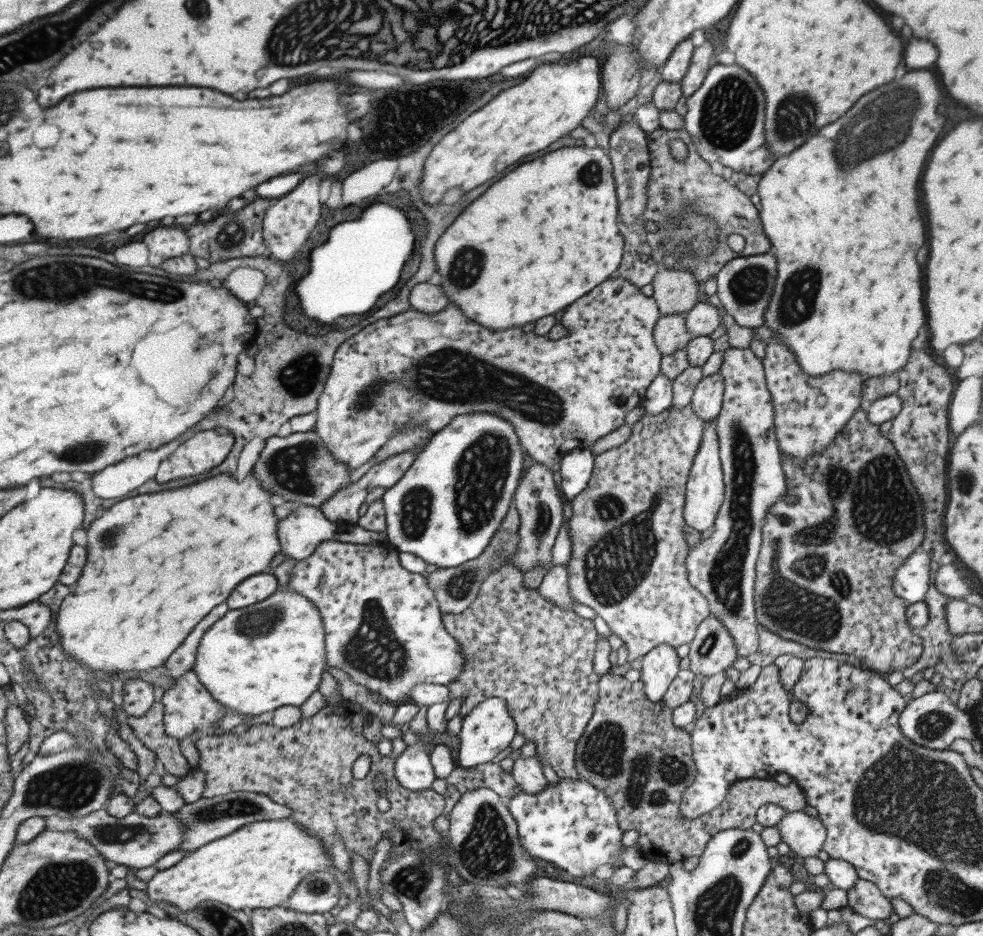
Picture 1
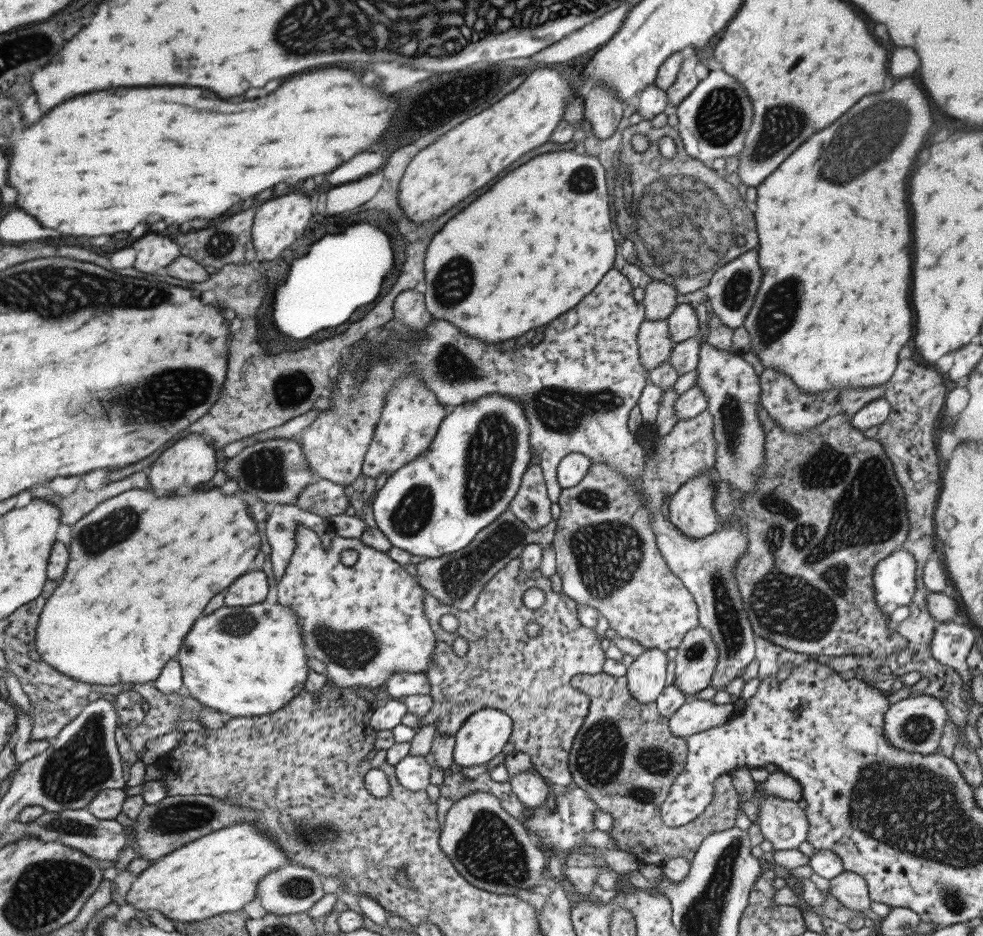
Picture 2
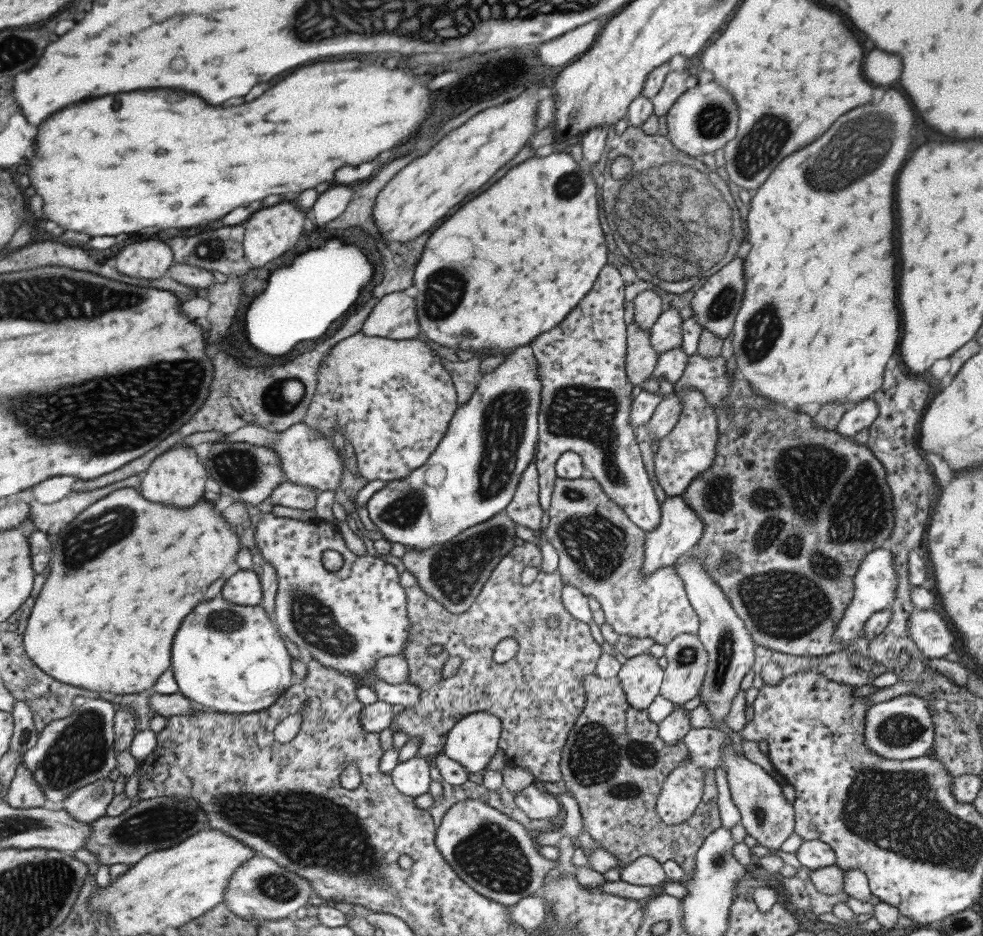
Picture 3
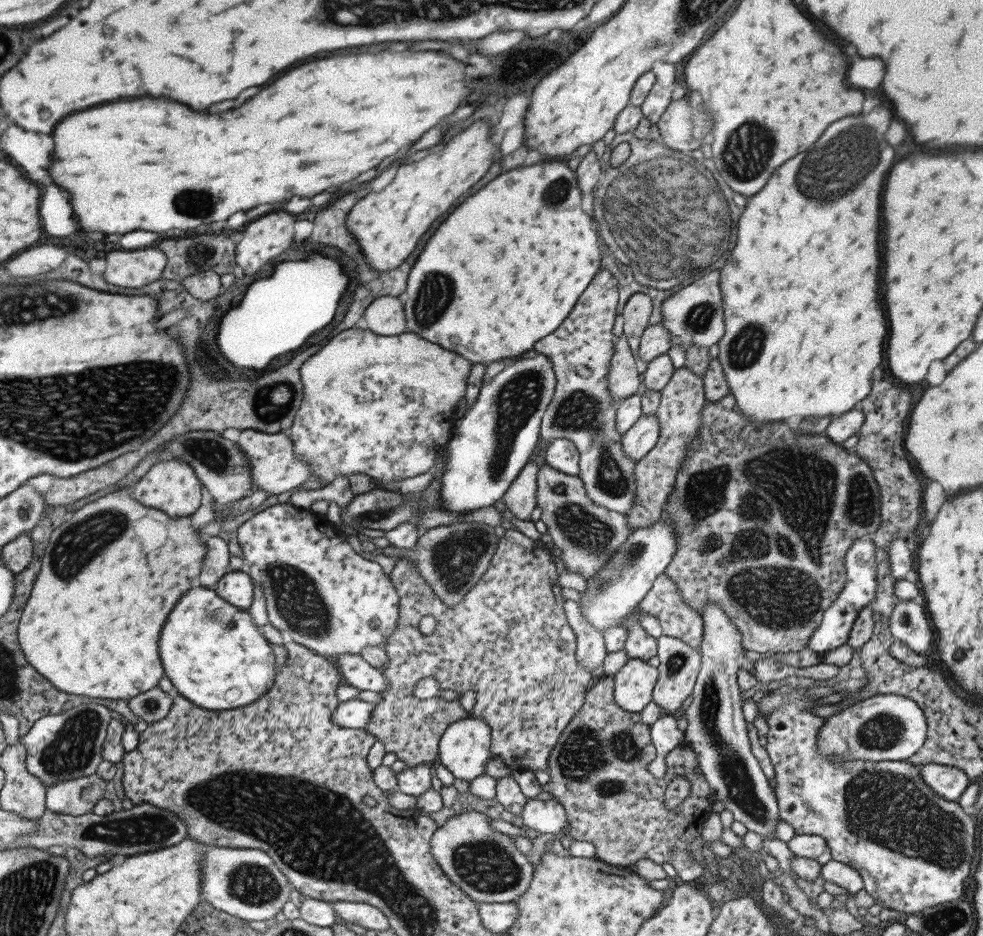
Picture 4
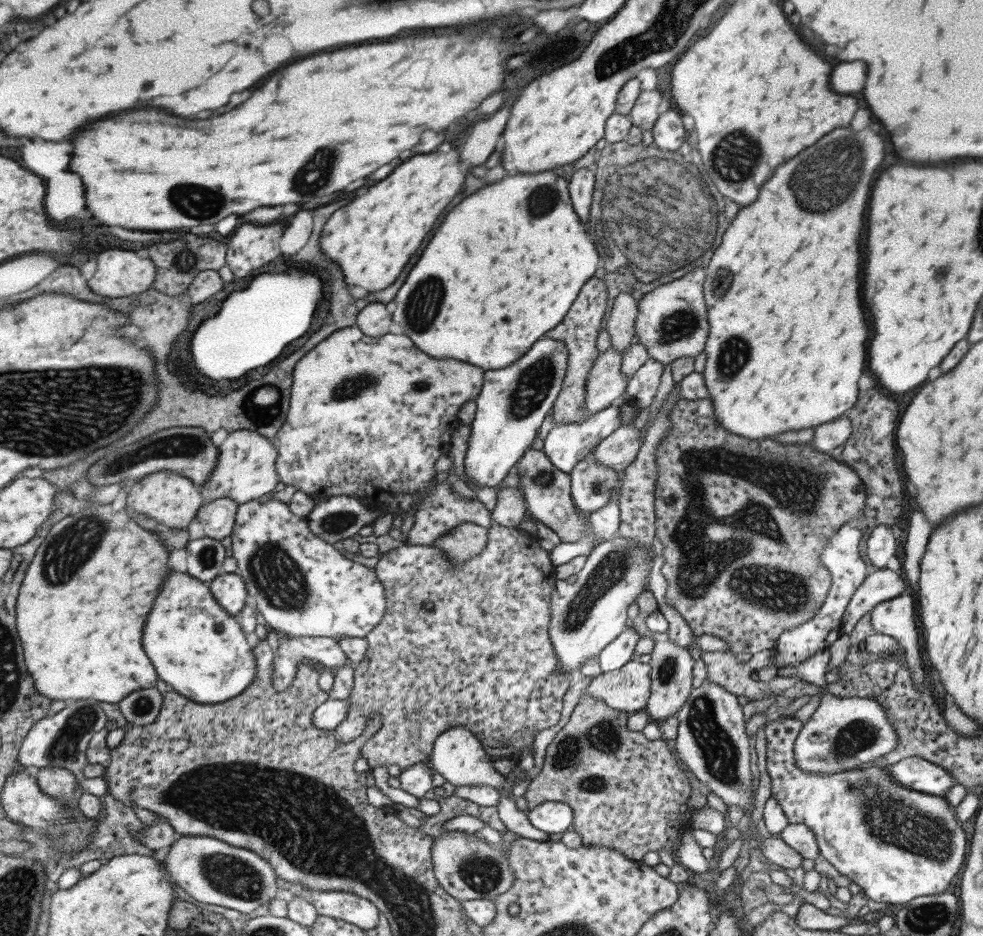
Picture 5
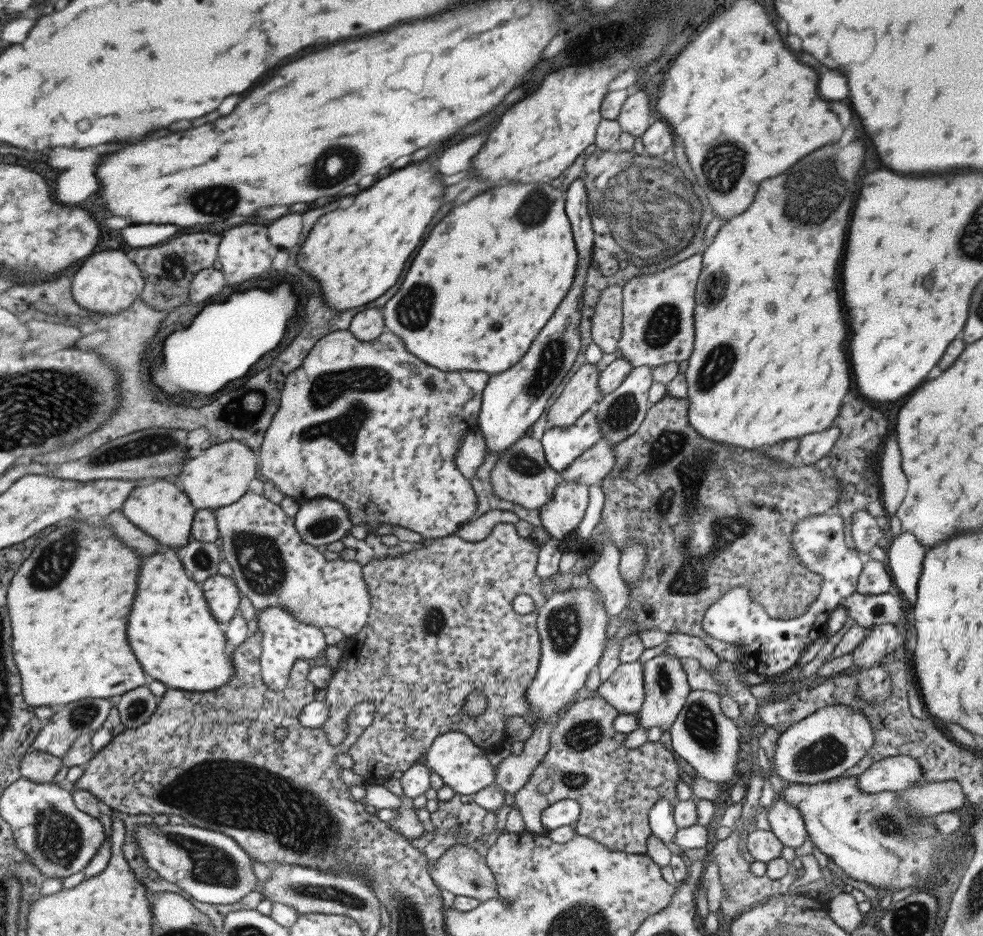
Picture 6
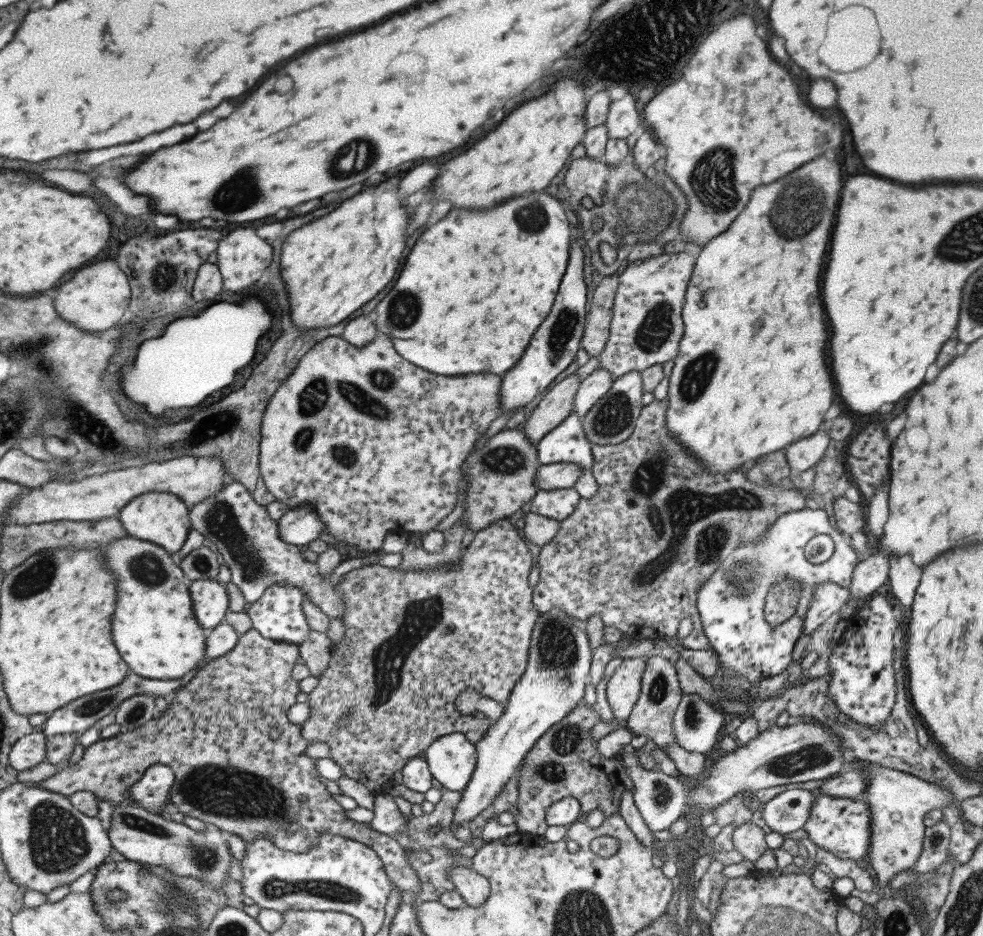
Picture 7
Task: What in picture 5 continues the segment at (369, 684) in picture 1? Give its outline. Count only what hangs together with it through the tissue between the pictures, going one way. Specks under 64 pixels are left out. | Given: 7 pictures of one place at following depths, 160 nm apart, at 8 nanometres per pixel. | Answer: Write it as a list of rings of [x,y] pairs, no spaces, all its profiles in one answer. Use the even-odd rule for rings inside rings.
[[[257,499],[238,504],[231,528],[231,552],[235,558],[235,574],[245,583],[249,600],[263,616],[268,629],[293,636],[364,638],[380,621],[385,610],[381,583],[372,568],[351,561],[336,551],[331,542],[323,542],[307,528],[305,518],[293,515],[288,505],[277,499],[263,503]]]

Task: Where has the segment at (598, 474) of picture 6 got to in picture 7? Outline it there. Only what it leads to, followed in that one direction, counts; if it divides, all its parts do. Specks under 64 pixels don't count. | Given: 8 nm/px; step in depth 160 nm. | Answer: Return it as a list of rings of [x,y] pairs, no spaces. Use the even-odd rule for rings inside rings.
[[[572,462],[542,464],[536,468],[533,484],[537,490],[573,487],[580,472],[580,468]]]

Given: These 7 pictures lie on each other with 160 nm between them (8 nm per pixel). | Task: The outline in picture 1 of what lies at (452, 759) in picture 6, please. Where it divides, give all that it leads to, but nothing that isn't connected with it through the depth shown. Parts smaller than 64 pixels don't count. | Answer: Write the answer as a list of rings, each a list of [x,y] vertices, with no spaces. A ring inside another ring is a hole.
[[[491,697],[474,706],[462,719],[457,731],[459,750],[454,754],[456,764],[462,768],[472,768],[490,762],[503,749],[509,747],[515,736],[516,724],[507,712],[503,699]]]

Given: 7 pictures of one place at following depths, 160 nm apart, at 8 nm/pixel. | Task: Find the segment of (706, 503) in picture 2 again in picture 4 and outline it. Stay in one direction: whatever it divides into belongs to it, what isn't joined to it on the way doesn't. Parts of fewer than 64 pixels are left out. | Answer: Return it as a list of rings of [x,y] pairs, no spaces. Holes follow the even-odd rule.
[[[657,521],[649,527],[633,530],[627,542],[613,552],[602,569],[586,580],[584,593],[579,595],[578,611],[597,632],[618,626],[628,618],[652,587],[655,577],[664,572],[677,546],[674,528],[668,521]]]

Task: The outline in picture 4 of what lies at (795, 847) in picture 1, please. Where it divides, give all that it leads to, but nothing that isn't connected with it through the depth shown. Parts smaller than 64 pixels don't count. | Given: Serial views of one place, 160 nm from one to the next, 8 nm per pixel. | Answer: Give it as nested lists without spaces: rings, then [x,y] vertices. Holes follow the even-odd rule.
[[[708,602],[702,608],[702,639],[698,646],[700,667],[691,693],[691,702],[685,708],[683,718],[687,720],[687,727],[682,732],[683,744],[691,748],[697,757],[699,771],[705,778],[713,798],[723,803],[726,810],[731,812],[733,820],[740,822],[747,831],[754,832],[761,839],[768,839],[771,834],[775,838],[775,826],[779,822],[779,809],[769,787],[769,780],[763,776],[757,760],[752,756],[747,737],[746,722],[742,713],[741,694],[735,682],[737,670],[745,664],[745,650],[742,648],[740,634],[732,626],[728,616],[714,602]]]

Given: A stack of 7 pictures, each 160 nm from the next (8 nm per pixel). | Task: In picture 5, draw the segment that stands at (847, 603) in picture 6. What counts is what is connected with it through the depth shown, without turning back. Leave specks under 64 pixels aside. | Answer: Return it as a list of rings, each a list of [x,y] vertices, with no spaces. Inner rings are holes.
[[[900,594],[895,598],[875,605],[868,613],[868,621],[876,633],[891,636],[898,642],[902,656],[910,674],[913,688],[924,689],[923,671],[919,659],[919,642],[915,620],[913,619],[913,599]]]

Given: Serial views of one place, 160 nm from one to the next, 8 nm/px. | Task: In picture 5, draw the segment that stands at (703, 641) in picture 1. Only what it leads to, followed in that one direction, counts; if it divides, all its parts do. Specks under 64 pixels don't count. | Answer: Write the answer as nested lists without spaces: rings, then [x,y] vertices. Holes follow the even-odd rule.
[[[651,628],[649,634],[654,640],[654,645],[649,657],[649,678],[650,693],[644,706],[649,720],[652,722],[660,722],[668,716],[675,715],[686,701],[691,688],[691,669],[693,668],[693,658],[686,647],[679,647],[673,641],[667,639],[667,632],[654,632]]]

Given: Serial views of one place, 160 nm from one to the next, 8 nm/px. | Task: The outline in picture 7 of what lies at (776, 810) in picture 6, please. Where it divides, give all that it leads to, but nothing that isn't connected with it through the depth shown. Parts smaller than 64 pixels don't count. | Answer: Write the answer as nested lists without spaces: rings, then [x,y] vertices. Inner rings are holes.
[[[785,790],[763,805],[761,815],[765,825],[779,835],[802,828],[809,817],[813,794],[807,790]]]

